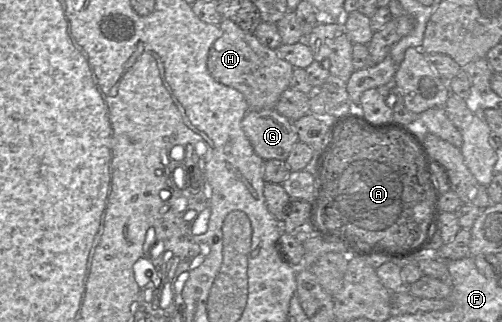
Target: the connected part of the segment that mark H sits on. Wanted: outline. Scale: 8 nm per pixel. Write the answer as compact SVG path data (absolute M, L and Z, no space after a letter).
M222 19L219 26L222 35L213 43L208 54L209 74L217 82L238 90L248 103L249 110L274 109L281 94L290 86L294 67L233 21Z

